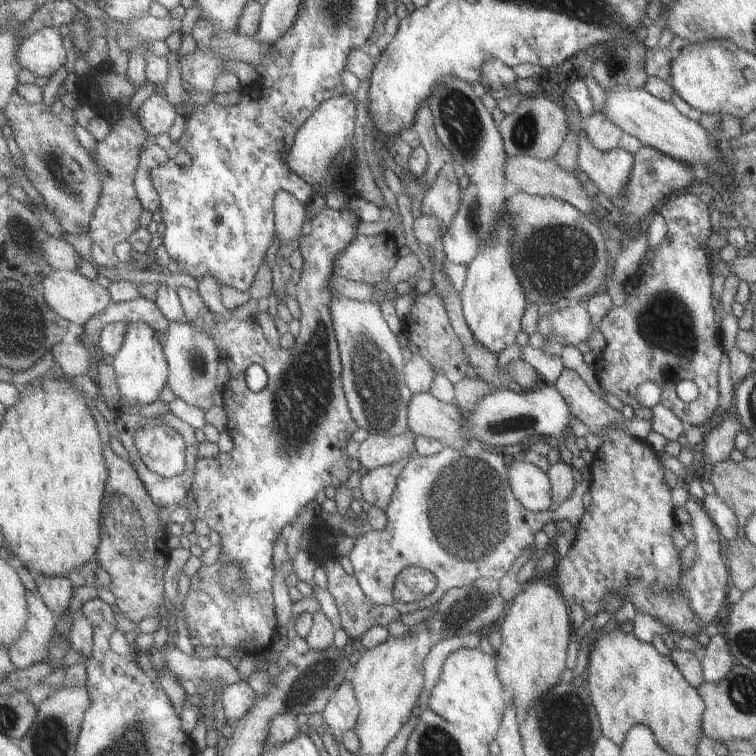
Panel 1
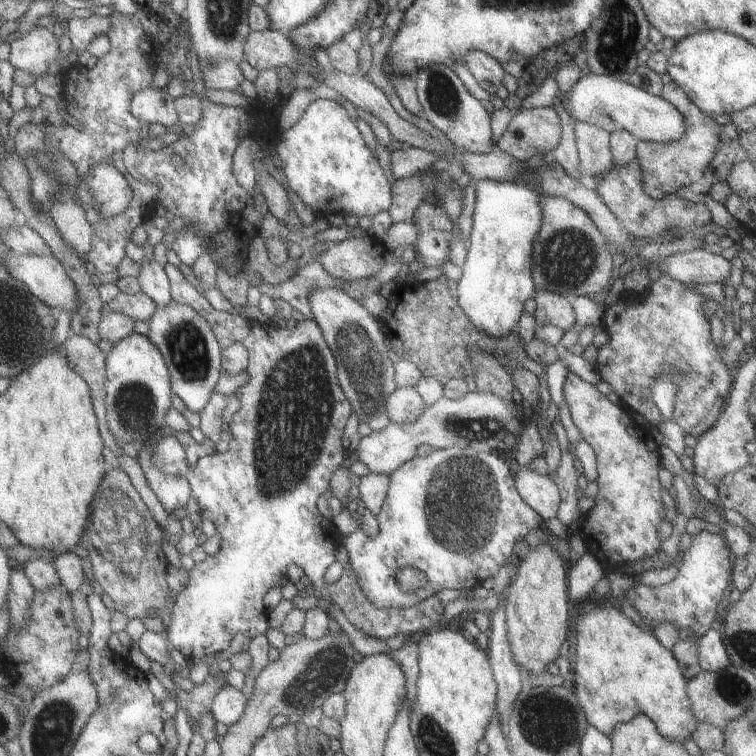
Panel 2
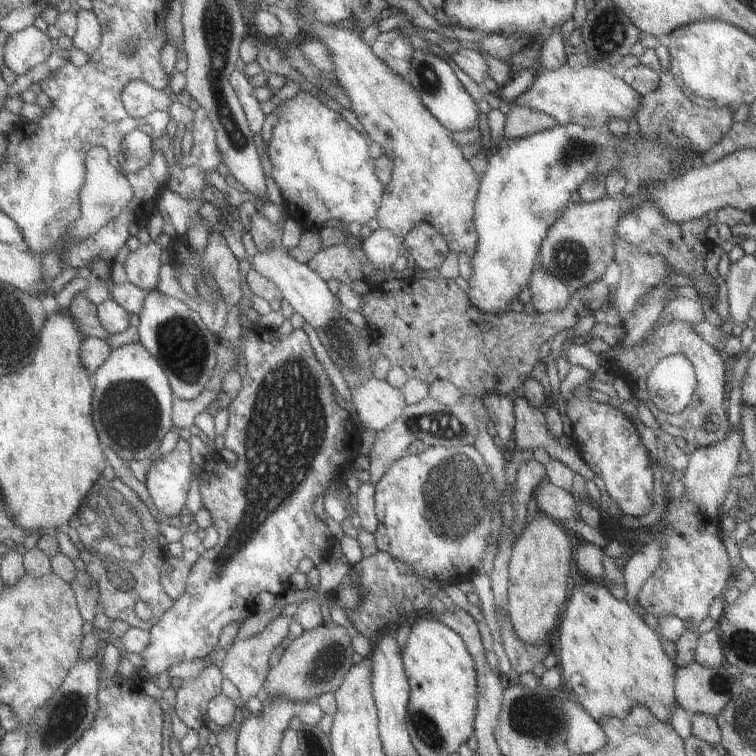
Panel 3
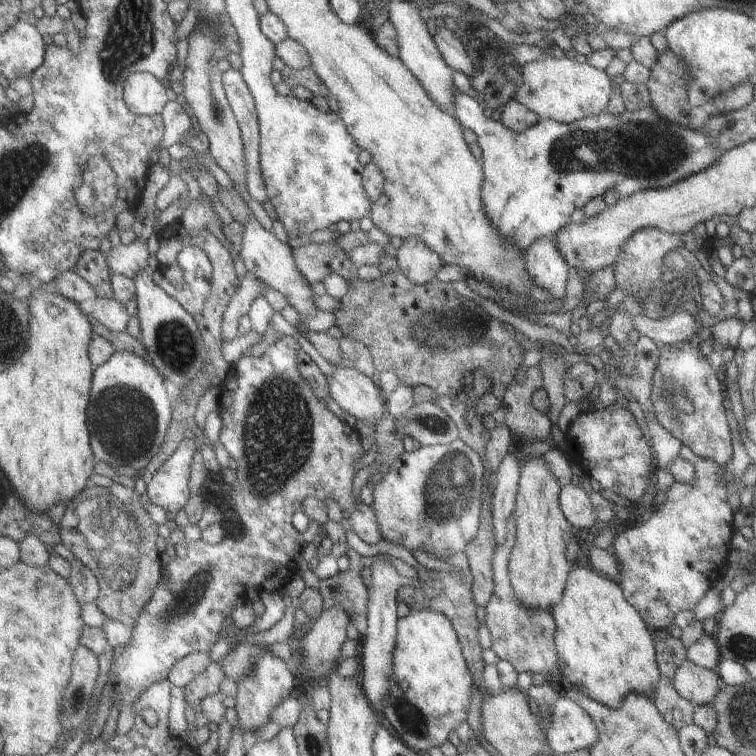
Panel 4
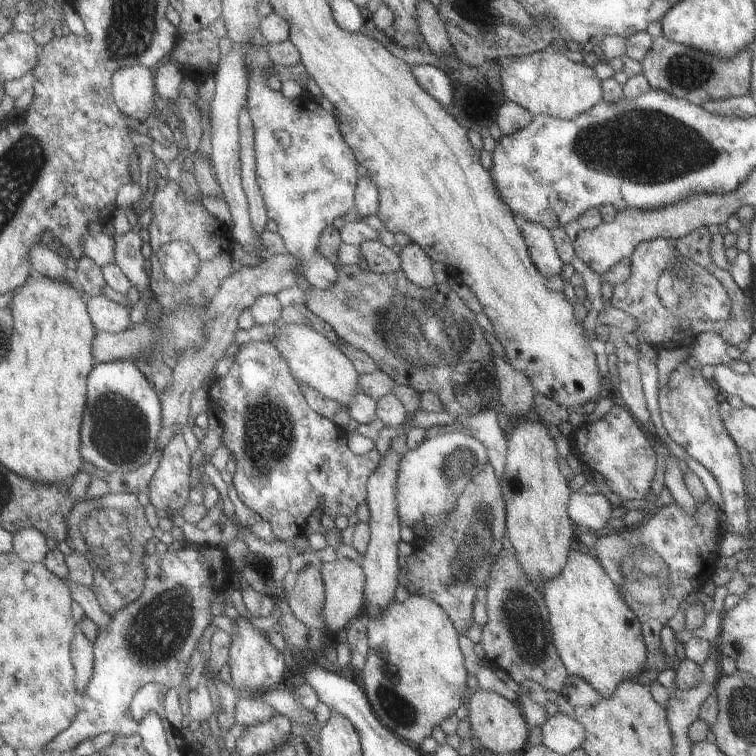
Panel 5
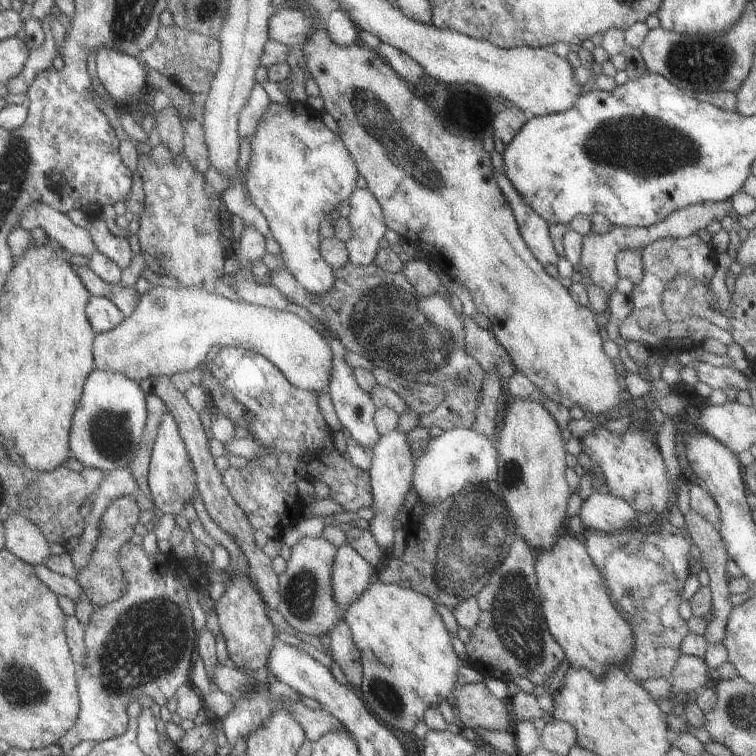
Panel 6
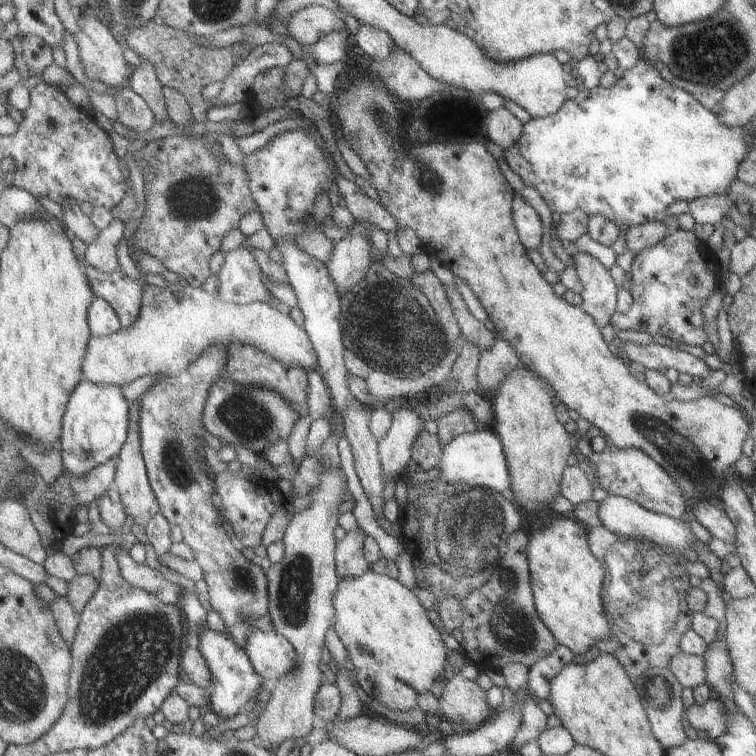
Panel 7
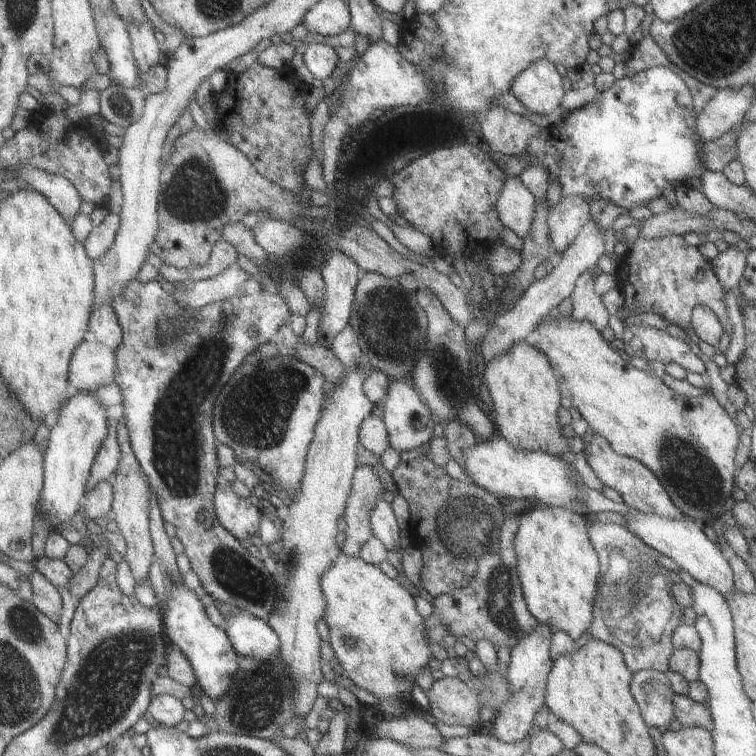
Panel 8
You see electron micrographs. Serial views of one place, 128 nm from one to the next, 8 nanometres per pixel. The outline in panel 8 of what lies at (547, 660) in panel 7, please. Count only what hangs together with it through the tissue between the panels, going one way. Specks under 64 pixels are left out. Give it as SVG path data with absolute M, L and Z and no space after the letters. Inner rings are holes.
M590 519L586 534L601 570L593 598L592 621L580 641L566 633L553 632L550 638L550 658L553 660L563 652L574 652L585 638L592 637L619 650L626 668L632 674L642 669L664 673L668 670L668 657L674 650L669 638L681 623L682 610L671 598L670 572L656 562L657 553L653 549L622 526L602 524L599 520Z

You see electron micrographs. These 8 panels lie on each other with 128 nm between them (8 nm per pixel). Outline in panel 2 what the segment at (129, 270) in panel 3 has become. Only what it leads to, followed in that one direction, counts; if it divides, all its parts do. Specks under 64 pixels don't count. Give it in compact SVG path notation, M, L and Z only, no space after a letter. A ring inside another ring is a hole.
M147 254L139 264L140 272L136 277L142 292L149 296L157 305L167 305L173 301L170 292L169 278L164 266L159 264L158 259Z

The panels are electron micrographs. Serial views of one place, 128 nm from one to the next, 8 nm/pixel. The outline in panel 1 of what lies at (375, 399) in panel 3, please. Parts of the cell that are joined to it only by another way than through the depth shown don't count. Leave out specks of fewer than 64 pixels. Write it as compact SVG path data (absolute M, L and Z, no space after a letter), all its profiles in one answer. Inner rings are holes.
M411 393L407 400L407 429L416 436L443 442L445 447L469 445L467 434L459 432L459 412L454 403L445 404L427 393Z

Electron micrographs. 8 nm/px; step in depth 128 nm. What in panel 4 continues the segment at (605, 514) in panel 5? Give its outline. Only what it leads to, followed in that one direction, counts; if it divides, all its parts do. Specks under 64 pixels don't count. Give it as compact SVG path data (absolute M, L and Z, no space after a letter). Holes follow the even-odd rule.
M567 483L559 488L557 504L563 518L581 530L587 531L595 522L595 512L588 495L589 489L582 485L573 486Z

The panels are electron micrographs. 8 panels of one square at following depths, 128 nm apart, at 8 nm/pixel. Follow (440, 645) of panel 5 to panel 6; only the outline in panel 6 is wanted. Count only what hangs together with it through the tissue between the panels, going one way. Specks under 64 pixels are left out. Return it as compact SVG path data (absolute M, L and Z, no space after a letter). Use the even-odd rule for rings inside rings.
M374 578L343 614L361 654L364 680L360 688L368 708L393 728L409 732L425 706L437 706L439 700L451 694L455 670L459 668L459 660L433 601L411 588L383 584Z

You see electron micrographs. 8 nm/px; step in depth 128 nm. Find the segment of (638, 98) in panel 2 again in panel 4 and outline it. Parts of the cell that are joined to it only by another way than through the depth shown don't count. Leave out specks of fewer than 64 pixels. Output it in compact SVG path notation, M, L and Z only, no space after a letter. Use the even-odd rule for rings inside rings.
M568 54L561 58L541 56L539 60L514 66L518 68L520 85L515 88L513 100L541 119L570 123L607 110L611 102L613 83L604 70L593 68L586 62L579 63Z

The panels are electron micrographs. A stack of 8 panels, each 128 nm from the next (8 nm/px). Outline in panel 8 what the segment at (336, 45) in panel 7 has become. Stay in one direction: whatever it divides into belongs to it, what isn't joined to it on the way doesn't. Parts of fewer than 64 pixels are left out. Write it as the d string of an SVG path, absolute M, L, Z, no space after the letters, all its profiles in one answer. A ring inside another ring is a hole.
M327 42L314 43L306 46L303 53L304 64L315 79L321 81L329 78L337 69L339 56L333 46Z

